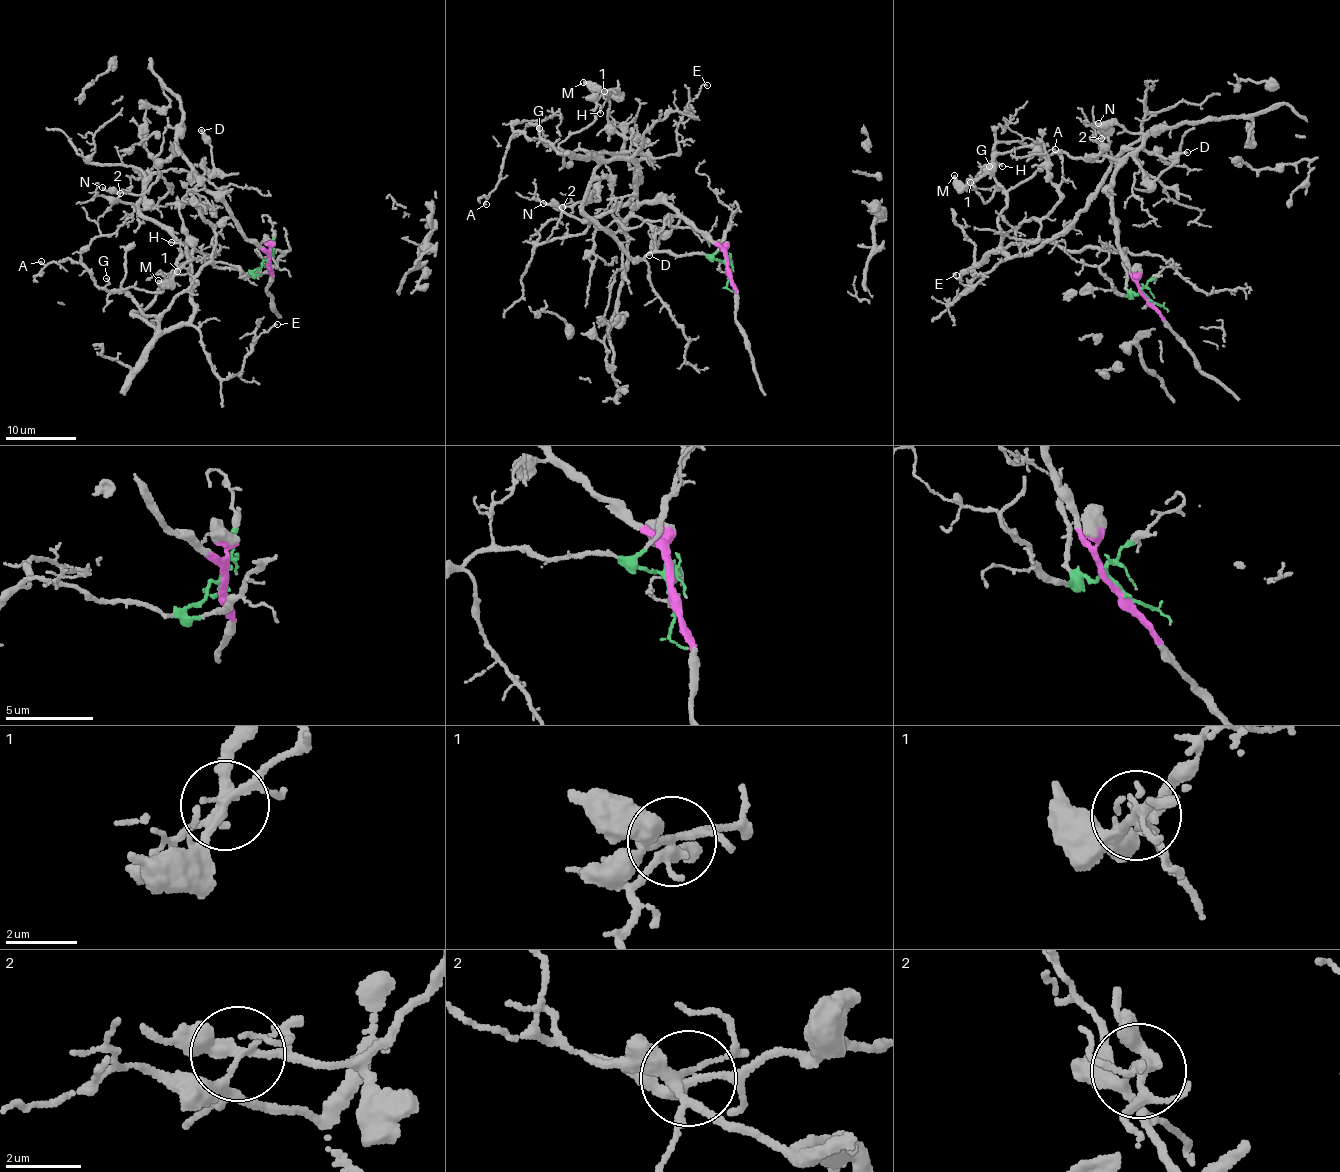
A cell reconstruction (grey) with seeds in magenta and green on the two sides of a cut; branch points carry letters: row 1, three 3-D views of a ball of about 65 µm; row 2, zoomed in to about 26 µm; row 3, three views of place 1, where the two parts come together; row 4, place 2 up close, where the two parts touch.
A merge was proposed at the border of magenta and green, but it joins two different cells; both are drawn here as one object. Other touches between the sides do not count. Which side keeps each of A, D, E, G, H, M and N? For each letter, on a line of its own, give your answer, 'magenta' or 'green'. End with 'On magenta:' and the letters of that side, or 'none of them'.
A: green
D: magenta
E: green
G: green
H: green
M: magenta
N: magenta
On magenta: D, M, N

